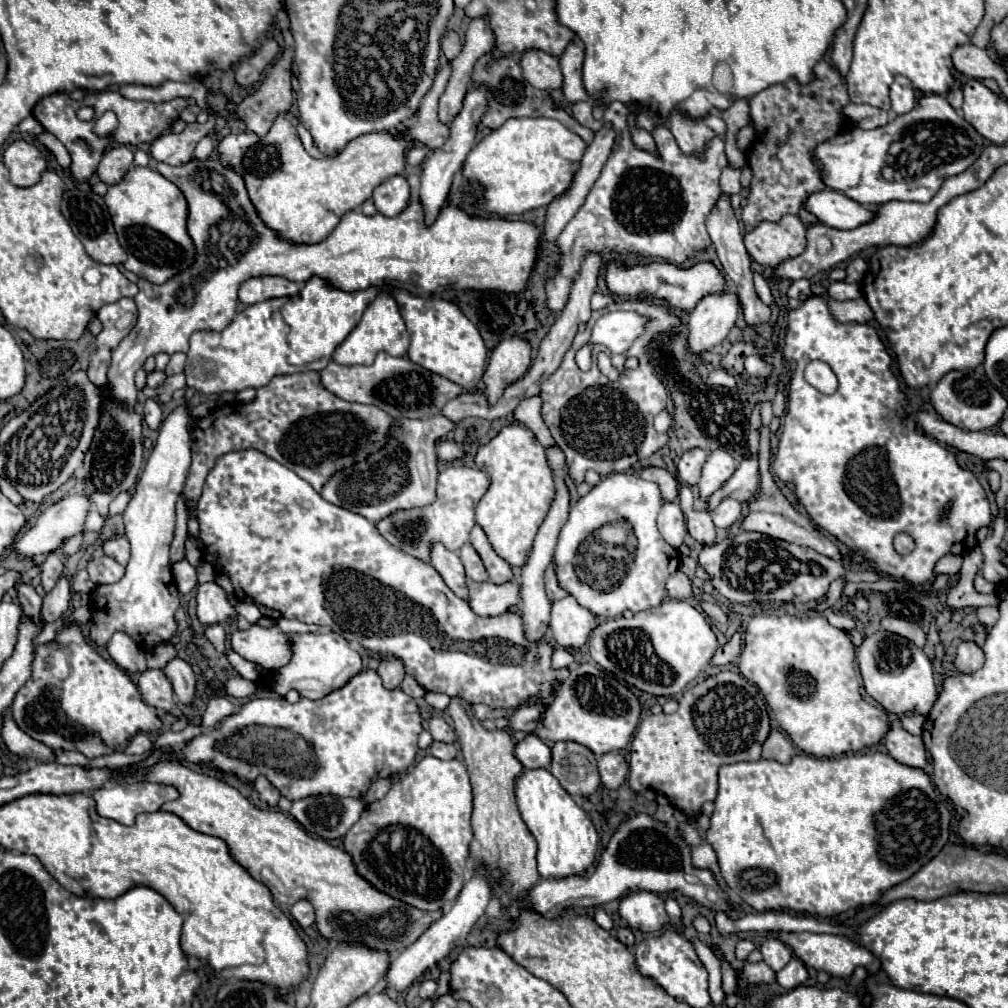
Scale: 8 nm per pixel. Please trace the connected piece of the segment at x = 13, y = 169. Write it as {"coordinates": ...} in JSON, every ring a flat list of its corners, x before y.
{"coordinates":[[14,140,4,150,4,164,10,170,10,182,22,188,36,184,46,168,46,160,40,150,26,140]]}

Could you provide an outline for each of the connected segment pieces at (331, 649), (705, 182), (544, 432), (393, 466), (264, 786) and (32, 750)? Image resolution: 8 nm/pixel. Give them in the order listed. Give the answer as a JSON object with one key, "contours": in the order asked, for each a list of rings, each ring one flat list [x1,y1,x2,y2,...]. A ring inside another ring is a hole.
{"contours":[[[320,632,320,634,288,634,288,636,294,640,294,644,292,644,294,656,292,656,292,660,290,660,288,666,284,666,282,670,276,672,276,682,270,684,280,696,284,696,288,690,294,688,294,690,298,690,302,696,306,696,306,698,310,698,310,700,316,700,316,698,322,698,322,696,330,694,332,690,342,688,352,676,356,676,356,674,362,670,362,658,360,658,360,654,358,654,356,650,352,650,350,644,348,644,342,636,338,636,338,634,334,634,334,632]],[[598,100,576,102,576,104,572,104,572,114,582,126,586,126,594,132,598,132,602,128,604,120,610,120,614,124,614,130,616,130,616,142,614,142,614,152,608,158,608,162,604,164,592,190,588,192,586,202,580,206,578,214,568,222,564,232,558,236,558,244,562,250,562,266,560,266,560,272,554,276,554,280,546,284,548,308,554,310,556,314,560,314,564,310,568,294,570,294,570,286,572,286,576,274,580,272,580,260,584,258,586,252,596,250,594,244,616,244,616,252,620,252,620,254,636,252,642,256,658,256,658,258,664,258,666,262,672,262,672,264,682,264,692,252,704,250,710,244,710,236,706,232,704,220,720,196,718,180,720,180,722,168,728,164,728,158,724,154,724,138,722,136,714,136,712,140,708,140,704,144,702,152,686,154,680,150,670,128,666,124,658,124,658,120,650,112,630,108,630,106,614,100,614,102,604,106,604,116,600,120,596,120,592,116,596,106,604,106,604,104],[634,110,638,110,636,112,636,128,644,128,646,132,652,132,652,138,656,142,656,154,644,152,644,150,636,148,636,144,632,144,632,132,630,132,628,116]],[[540,396,524,398,524,400,520,400,520,404,514,410,514,418,520,424,524,424,526,428,530,428,534,432,534,436,538,438,538,442,546,448,546,446,552,446,554,440,552,440,552,436,548,432,548,426,544,424,544,420,540,416,540,406,542,406,542,398]],[[444,414,424,420,400,420,400,424,390,432,388,444,380,452,372,454,366,462,360,462,354,468,336,472,322,488,320,496,336,506,364,516,370,522,378,522,394,510,434,502,438,478,434,442,444,438,450,430,456,430,456,424]],[[258,776,256,782,254,782,254,790,258,792,260,796,260,802,264,802,268,808,276,808,278,806,278,800,280,800,280,792,264,778,264,776]],[[4,716,2,738,4,738,8,750,14,752,14,754,18,754,18,756,34,758,34,760,40,760,40,762,54,760,54,752,48,746,44,746,42,742,36,742,34,738,30,738,28,734,24,734,10,716]]]}

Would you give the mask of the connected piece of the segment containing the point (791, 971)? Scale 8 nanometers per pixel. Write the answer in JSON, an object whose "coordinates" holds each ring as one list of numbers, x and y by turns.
{"coordinates":[[792,958,778,974,776,974,776,982,786,988,786,990,792,990,800,984,804,984,808,980,808,970,800,958]]}

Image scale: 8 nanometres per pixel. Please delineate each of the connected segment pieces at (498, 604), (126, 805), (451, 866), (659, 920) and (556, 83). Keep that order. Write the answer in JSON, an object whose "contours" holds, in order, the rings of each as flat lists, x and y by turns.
{"contours":[[[490,580,484,584,470,582,468,588,470,606,478,616,498,616,520,602,520,584,514,580,508,580,508,584,492,584]],[[132,778,120,784,106,784,98,788,92,796,98,804,100,816,132,826,136,814,158,812,164,802,176,800,180,794,174,786,148,782,144,778]],[[424,756,410,772,398,778,382,800,364,808,360,820,344,836,344,850,350,852,358,874,378,890,420,910,438,910,454,900,464,886,468,846,472,842,472,786,466,766,460,760]],[[632,892,620,898,618,914,628,922,630,928,652,932,668,924,664,900,652,892]],[[528,50,522,54,520,66,524,70,524,78,540,90,558,90,564,84,564,76,560,72,558,58,542,52,542,50]]]}

